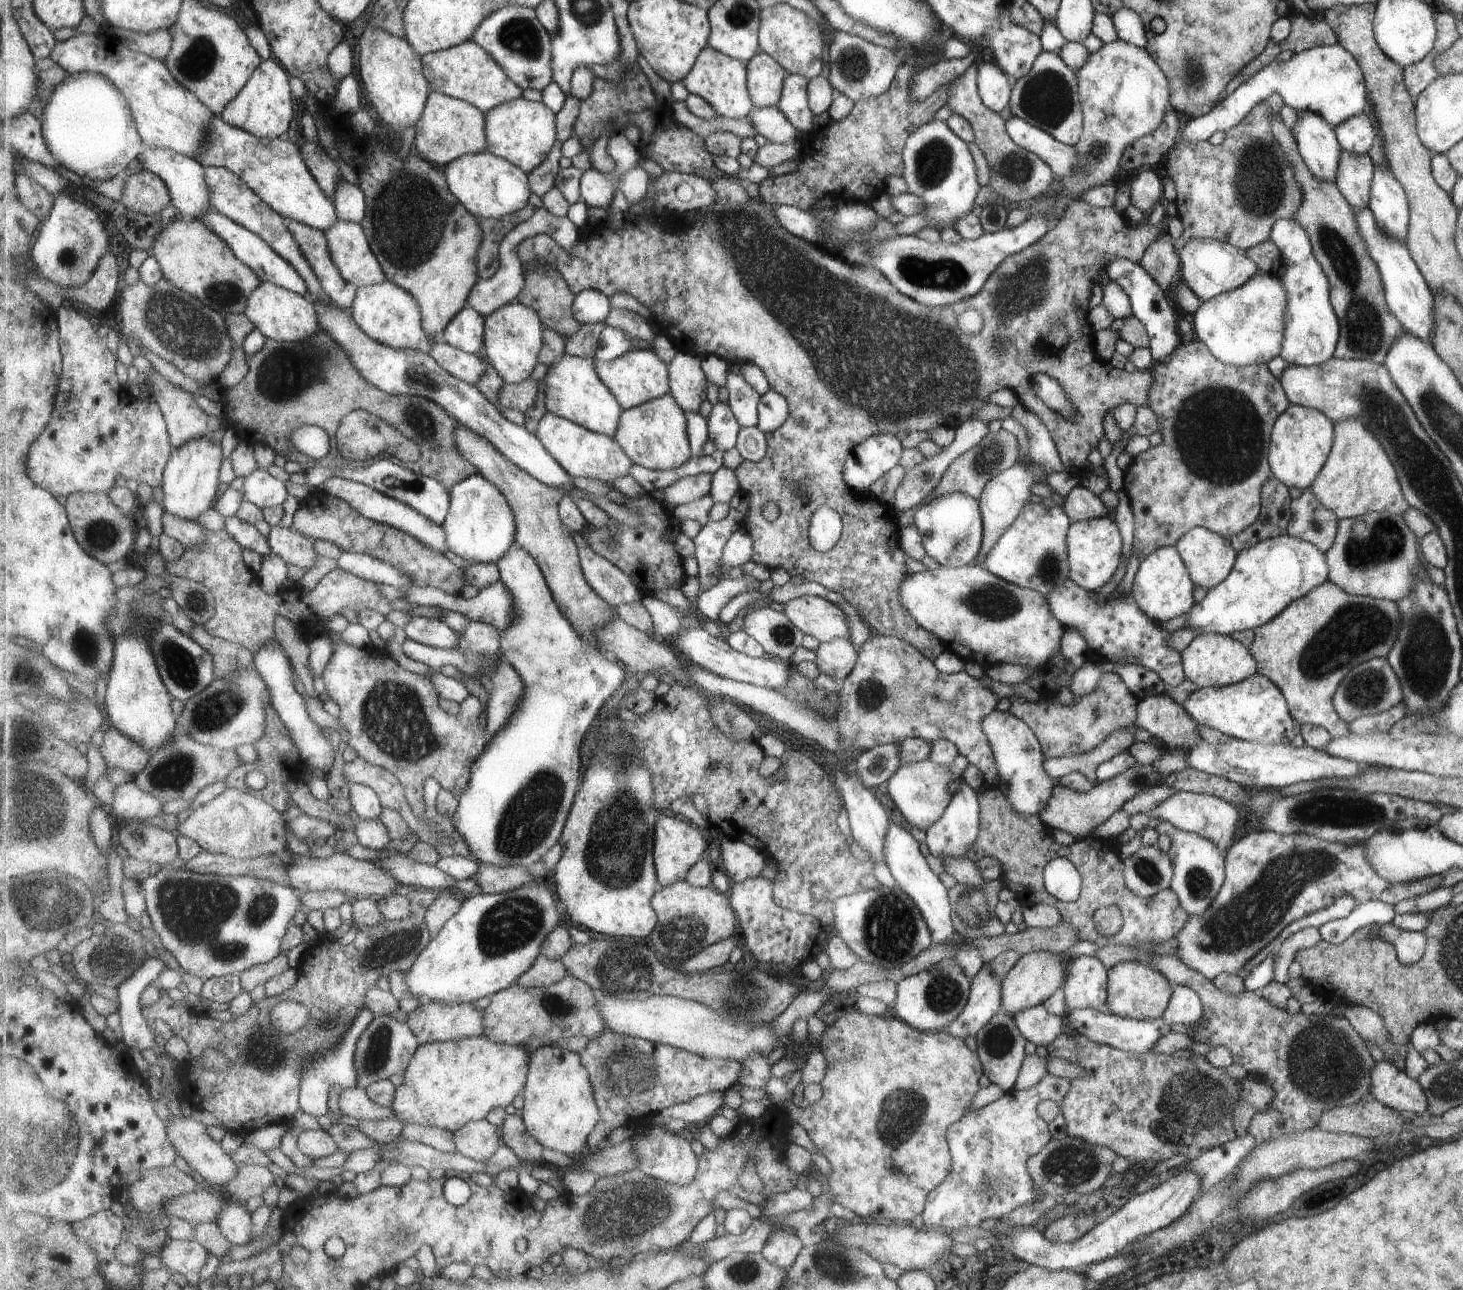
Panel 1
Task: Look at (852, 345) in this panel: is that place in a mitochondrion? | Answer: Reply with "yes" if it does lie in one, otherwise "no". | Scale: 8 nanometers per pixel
yes

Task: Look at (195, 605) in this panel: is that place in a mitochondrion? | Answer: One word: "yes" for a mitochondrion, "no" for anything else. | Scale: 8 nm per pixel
no

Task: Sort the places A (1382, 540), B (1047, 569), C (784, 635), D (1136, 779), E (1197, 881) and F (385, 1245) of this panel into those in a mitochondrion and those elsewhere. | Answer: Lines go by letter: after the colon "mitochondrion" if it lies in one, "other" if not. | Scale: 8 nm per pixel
A: mitochondrion
B: mitochondrion
C: mitochondrion
D: mitochondrion
E: mitochondrion
F: mitochondrion

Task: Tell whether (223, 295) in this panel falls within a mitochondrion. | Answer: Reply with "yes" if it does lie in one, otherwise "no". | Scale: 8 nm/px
yes

